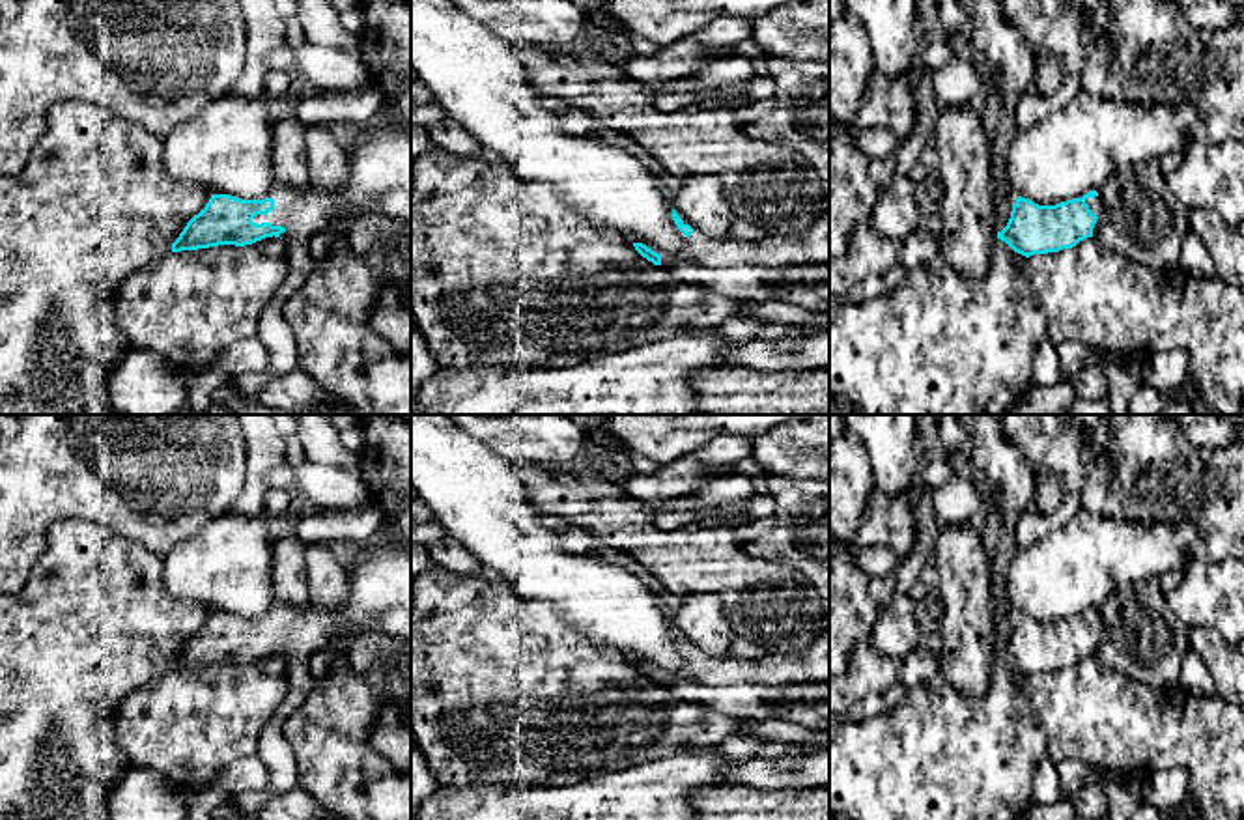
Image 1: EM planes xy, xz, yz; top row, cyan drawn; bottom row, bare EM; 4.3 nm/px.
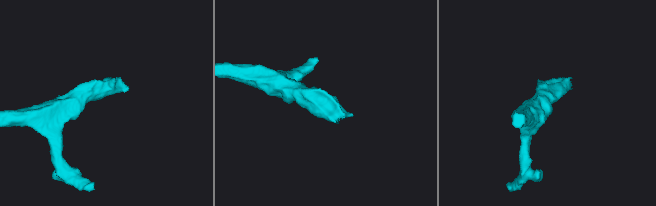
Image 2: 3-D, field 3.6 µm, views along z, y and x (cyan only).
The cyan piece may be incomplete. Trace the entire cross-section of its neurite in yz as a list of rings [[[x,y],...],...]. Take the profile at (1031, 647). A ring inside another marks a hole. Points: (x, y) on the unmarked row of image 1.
[[[1096,609],[1055,624],[1039,624],[1018,615],[1007,644],[997,650],[997,657],[1025,676],[1059,671],[1095,656],[1102,631],[1104,620]]]

